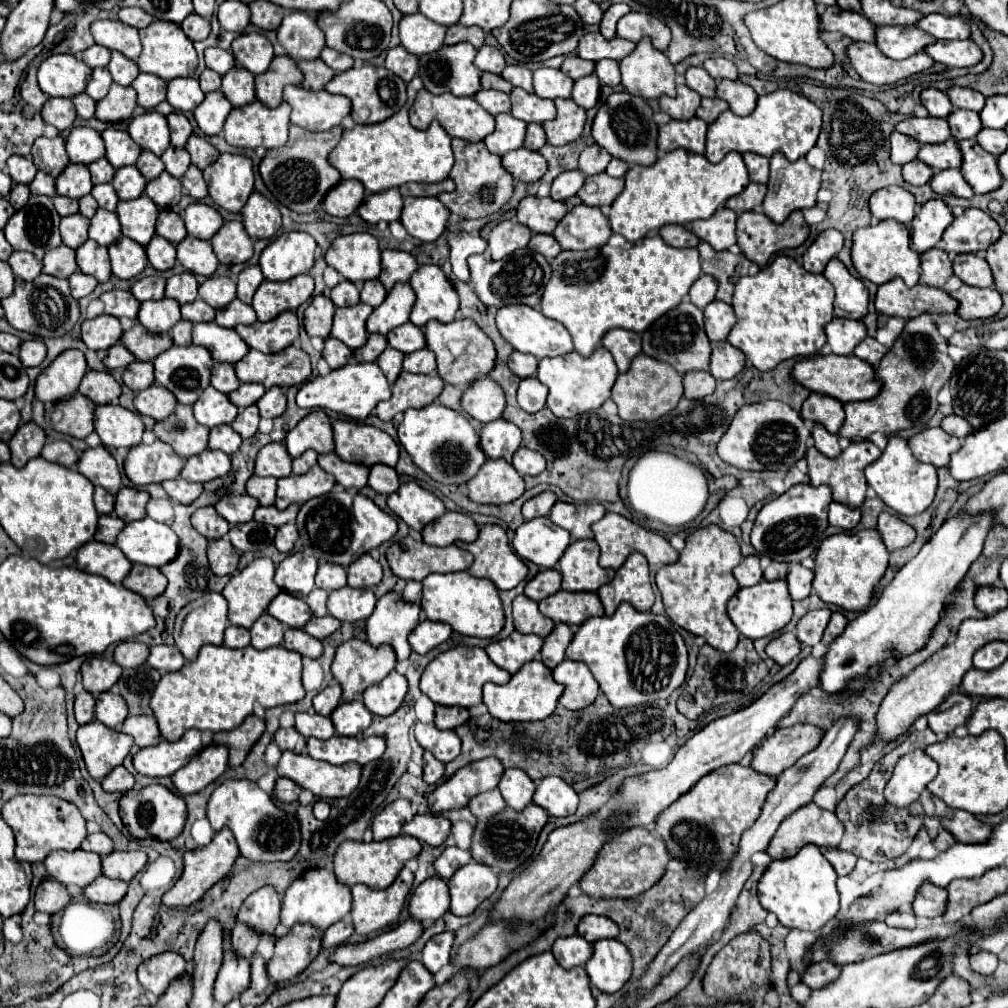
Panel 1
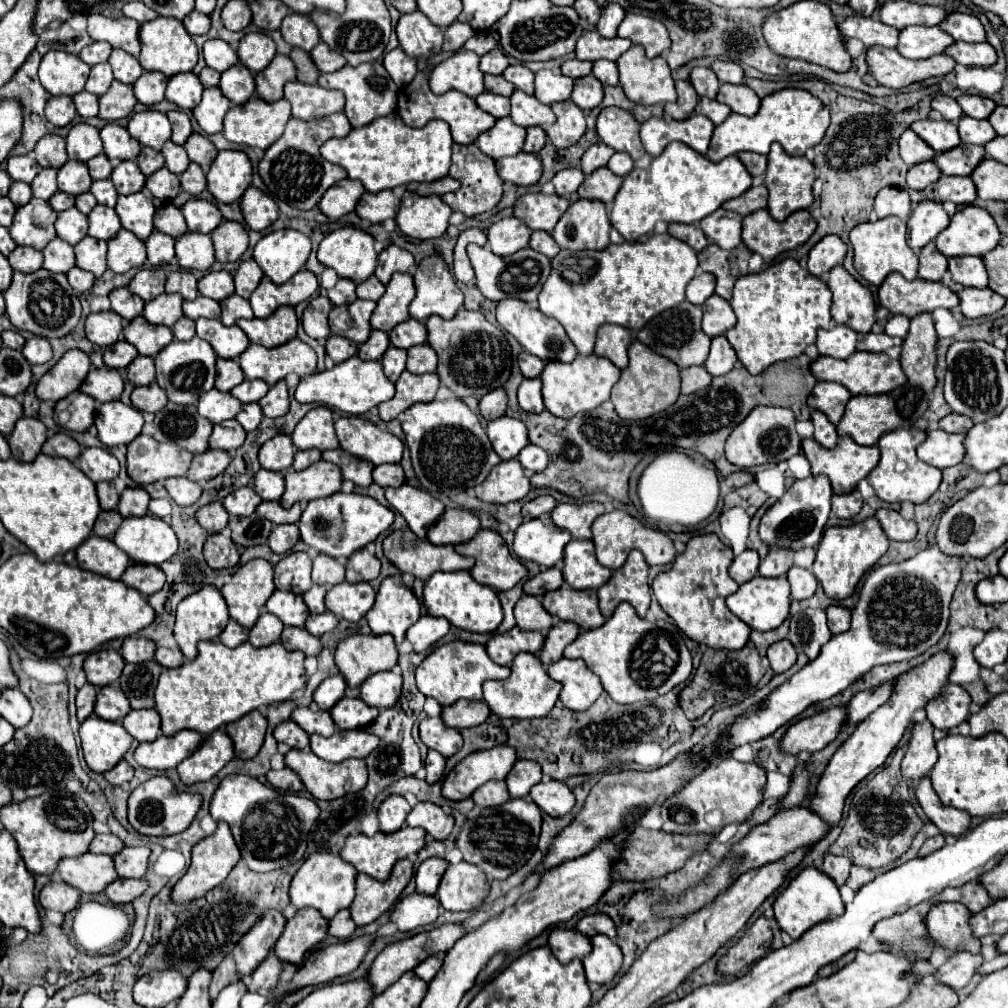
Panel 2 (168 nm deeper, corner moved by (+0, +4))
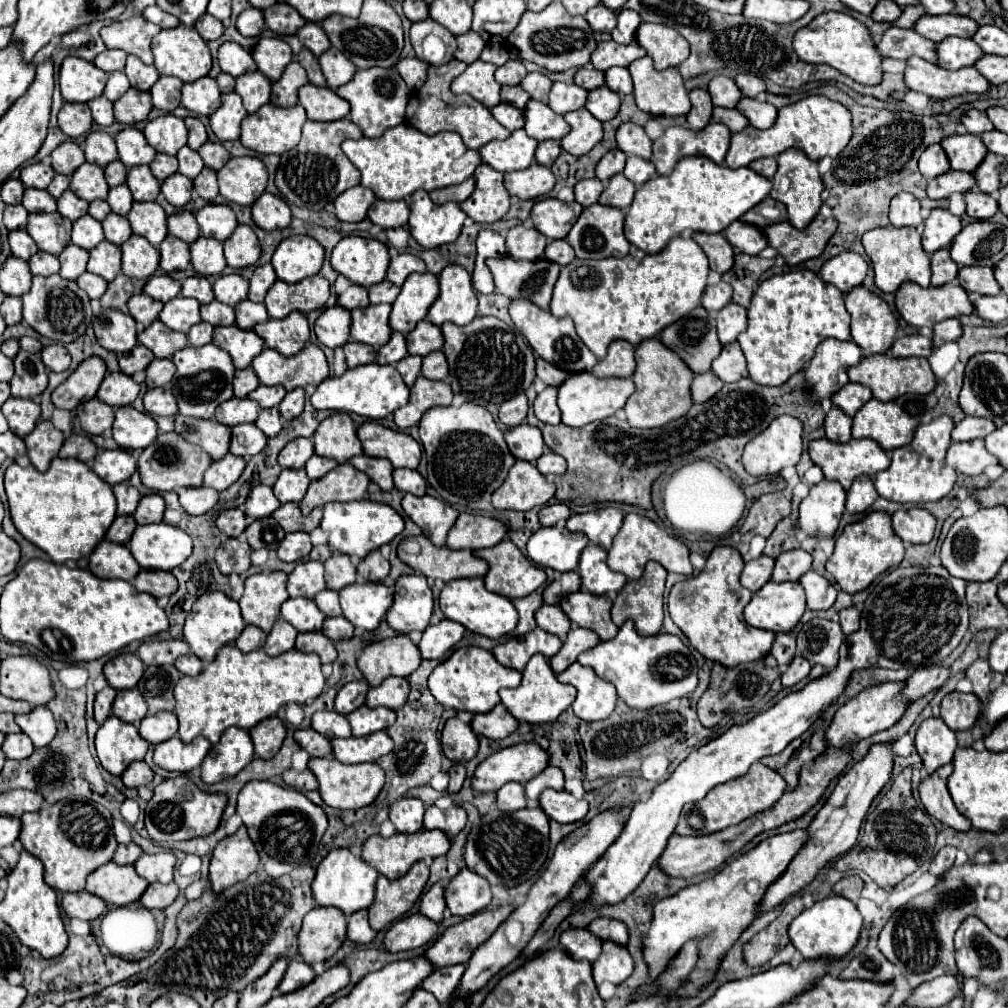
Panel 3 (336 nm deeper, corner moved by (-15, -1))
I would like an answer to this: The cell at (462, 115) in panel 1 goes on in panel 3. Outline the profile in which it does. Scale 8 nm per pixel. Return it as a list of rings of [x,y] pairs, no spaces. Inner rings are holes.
[[[451,59],[447,65],[439,65],[439,67],[431,65],[427,69],[427,81],[423,83],[421,89],[417,89],[411,95],[411,99],[407,103],[405,119],[411,127],[415,127],[427,135],[435,135],[439,131],[455,131],[463,137],[463,143],[467,149],[479,149],[493,139],[507,139],[511,133],[507,129],[503,129],[503,125],[499,125],[495,121],[491,111],[485,105],[479,105],[473,97],[451,93],[449,85],[457,75],[463,73],[466,67],[465,63],[461,63],[457,59]]]

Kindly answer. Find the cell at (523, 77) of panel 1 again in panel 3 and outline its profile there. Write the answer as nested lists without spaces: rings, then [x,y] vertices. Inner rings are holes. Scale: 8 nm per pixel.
[[[527,73],[527,77],[521,81],[521,87],[531,95],[531,99],[547,103],[547,95],[551,89],[551,79],[545,73]]]

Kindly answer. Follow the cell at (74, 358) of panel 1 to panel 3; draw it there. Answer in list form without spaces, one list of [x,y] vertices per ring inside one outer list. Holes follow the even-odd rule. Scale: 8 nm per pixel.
[[[99,357],[83,361],[83,365],[79,365],[79,369],[75,369],[75,373],[53,391],[53,405],[57,409],[73,411],[79,403],[93,399],[105,373],[107,367]]]

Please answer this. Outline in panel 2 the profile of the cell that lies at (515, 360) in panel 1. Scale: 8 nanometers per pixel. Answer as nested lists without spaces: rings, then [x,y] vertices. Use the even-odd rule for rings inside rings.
[[[522,350],[520,356],[518,356],[518,366],[520,366],[520,370],[526,378],[536,378],[544,370],[544,360],[540,360],[540,358]]]

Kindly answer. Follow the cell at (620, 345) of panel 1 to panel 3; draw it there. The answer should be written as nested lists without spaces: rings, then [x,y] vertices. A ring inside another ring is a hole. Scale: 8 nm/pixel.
[[[613,341],[609,345],[609,351],[605,359],[601,359],[591,373],[595,377],[631,377],[635,371],[635,347],[629,345],[627,341]]]

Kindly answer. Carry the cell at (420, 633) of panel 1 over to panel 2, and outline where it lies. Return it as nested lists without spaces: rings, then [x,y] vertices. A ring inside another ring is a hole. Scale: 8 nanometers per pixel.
[[[426,614],[412,628],[408,628],[406,638],[414,646],[414,652],[422,652],[422,650],[430,648],[434,642],[438,642],[442,636],[446,636],[448,630],[450,630],[448,620]]]

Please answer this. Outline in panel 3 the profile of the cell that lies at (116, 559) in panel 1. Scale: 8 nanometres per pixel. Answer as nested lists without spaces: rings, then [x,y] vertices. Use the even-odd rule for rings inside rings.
[[[101,541],[93,549],[89,557],[89,569],[95,577],[123,581],[133,581],[141,571],[139,563],[131,557],[131,551],[125,545],[115,545],[111,541]]]

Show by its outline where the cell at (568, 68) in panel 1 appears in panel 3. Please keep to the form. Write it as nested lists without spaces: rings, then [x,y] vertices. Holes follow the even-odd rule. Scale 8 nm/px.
[[[581,67],[581,69],[575,73],[575,83],[577,83],[579,87],[587,89],[587,91],[593,91],[593,89],[605,85],[605,75],[603,75],[603,71]]]

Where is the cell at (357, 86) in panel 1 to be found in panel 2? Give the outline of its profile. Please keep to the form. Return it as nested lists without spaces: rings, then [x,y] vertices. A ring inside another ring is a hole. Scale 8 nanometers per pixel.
[[[370,62],[370,64],[360,64],[360,66],[344,66],[342,70],[336,70],[332,74],[322,74],[318,78],[318,86],[344,92],[344,96],[346,96],[344,114],[348,116],[348,120],[354,128],[366,126],[380,116],[394,114],[398,108],[398,86],[394,84],[394,80],[390,78],[390,74],[386,72],[386,68],[380,62]]]

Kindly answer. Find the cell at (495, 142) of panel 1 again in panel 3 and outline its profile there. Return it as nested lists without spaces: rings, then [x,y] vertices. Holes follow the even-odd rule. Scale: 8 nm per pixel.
[[[523,129],[511,133],[505,141],[491,141],[483,145],[477,153],[481,163],[487,163],[495,171],[521,171],[527,169],[535,161],[537,141],[527,137]]]

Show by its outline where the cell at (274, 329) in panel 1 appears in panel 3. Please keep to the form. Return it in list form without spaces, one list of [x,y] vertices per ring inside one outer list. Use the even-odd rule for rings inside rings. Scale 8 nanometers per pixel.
[[[293,311],[283,319],[269,319],[255,325],[255,333],[265,339],[269,349],[279,351],[281,355],[299,353],[309,341],[309,325],[303,313]]]

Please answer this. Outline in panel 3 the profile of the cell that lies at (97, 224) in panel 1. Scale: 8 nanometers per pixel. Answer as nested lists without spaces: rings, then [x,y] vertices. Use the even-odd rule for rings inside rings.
[[[109,213],[101,225],[103,225],[105,239],[111,241],[113,245],[123,245],[133,235],[127,219],[121,215],[115,215],[115,213]]]

